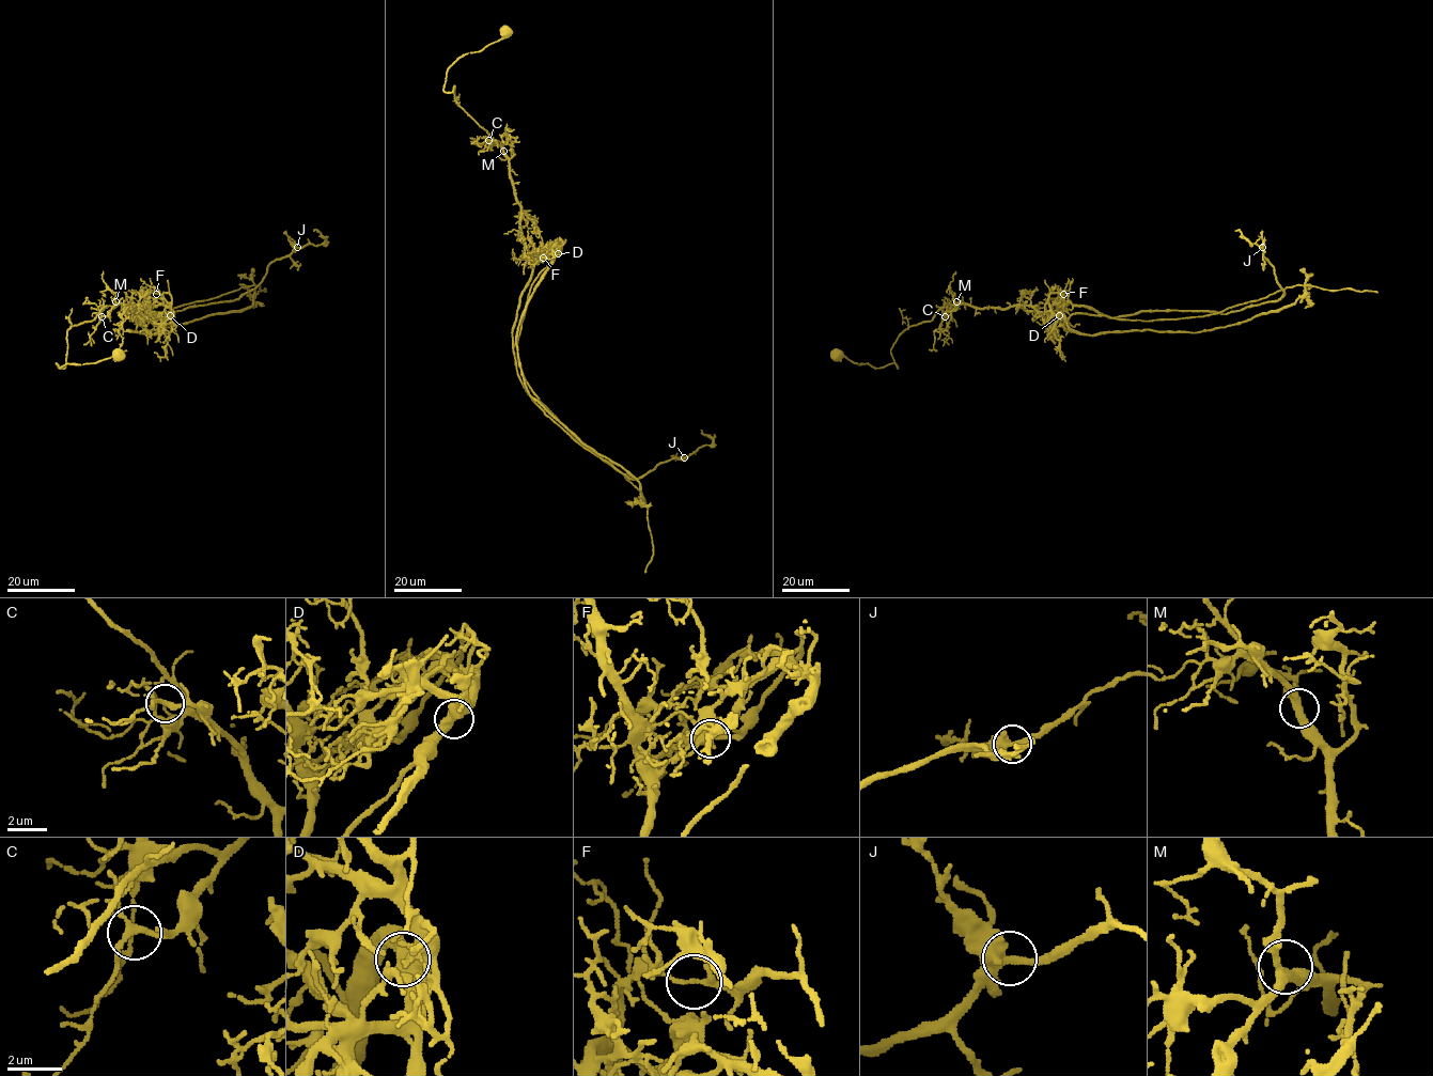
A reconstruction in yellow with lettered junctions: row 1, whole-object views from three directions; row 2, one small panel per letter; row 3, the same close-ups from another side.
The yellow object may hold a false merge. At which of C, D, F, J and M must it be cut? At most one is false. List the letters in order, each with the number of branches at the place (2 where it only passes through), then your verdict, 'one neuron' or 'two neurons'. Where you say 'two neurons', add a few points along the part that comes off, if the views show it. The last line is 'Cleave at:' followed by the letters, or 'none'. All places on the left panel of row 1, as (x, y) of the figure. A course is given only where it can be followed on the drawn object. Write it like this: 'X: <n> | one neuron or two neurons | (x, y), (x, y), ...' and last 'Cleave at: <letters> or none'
C: 3 | one neuron
D: 2 | one neuron
F: 2 | two neurons | (156, 293), (170, 295), (173, 313), (164, 320), (157, 313), (129, 321), (242, 287), (265, 289), (258, 293)
J: 3 | one neuron
M: 3 | one neuron
Cleave at: F

